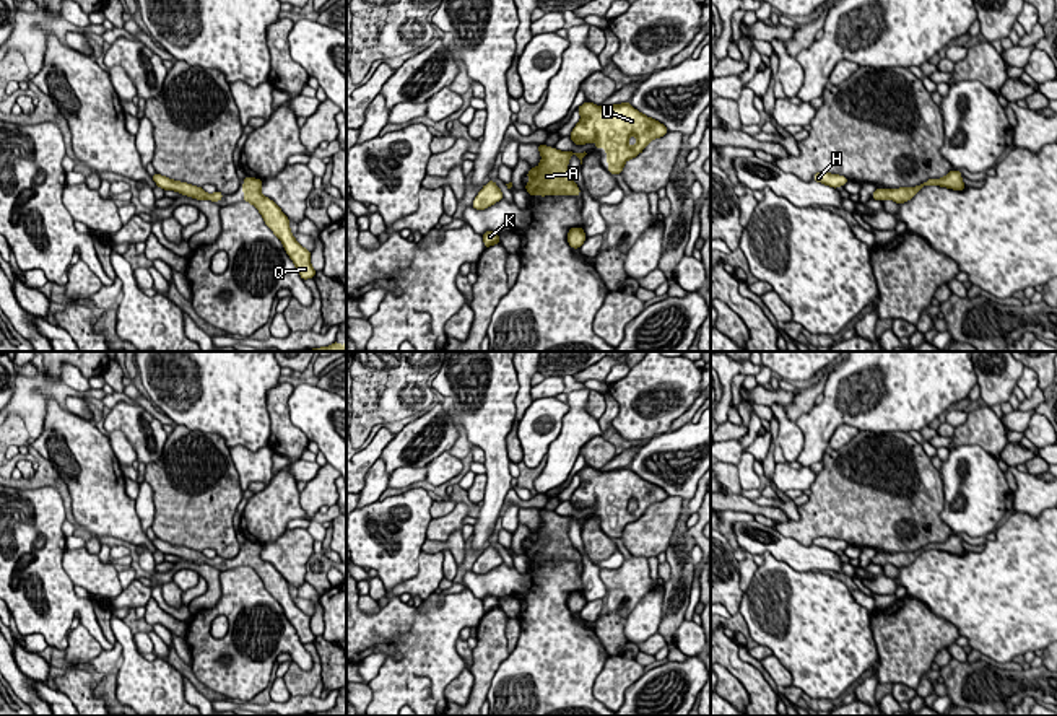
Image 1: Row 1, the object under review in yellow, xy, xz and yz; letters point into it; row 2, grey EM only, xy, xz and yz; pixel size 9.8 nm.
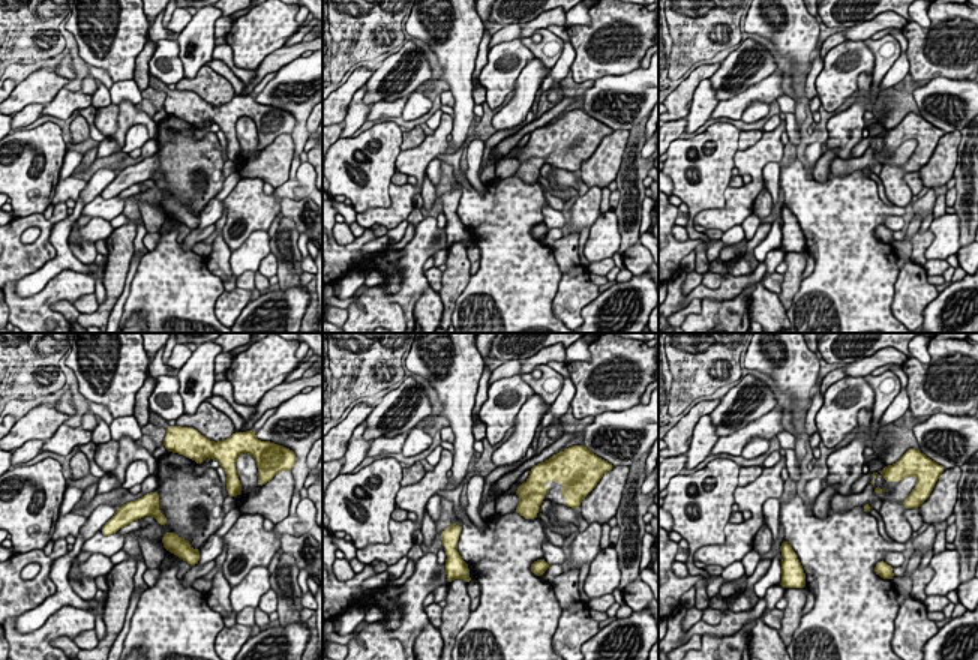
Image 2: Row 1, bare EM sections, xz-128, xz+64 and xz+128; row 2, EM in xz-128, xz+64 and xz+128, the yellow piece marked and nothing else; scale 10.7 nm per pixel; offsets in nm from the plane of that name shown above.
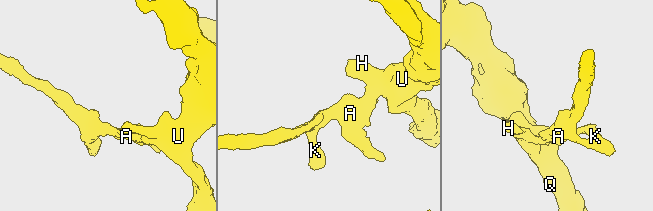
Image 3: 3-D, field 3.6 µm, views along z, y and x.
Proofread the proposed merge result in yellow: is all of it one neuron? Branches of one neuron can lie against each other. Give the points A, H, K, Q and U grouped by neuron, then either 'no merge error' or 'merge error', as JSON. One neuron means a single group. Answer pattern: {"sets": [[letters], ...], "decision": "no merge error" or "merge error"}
{"sets": [["A", "H", "K", "Q", "U"]], "decision": "no merge error"}

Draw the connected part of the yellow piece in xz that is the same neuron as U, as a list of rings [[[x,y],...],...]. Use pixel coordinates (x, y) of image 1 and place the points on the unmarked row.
[[[584,467],[577,472],[581,485],[571,496],[576,509],[595,506],[605,513],[608,537],[621,539],[628,524],[636,522],[654,504],[668,498],[655,483],[636,475],[629,467],[600,472]]]

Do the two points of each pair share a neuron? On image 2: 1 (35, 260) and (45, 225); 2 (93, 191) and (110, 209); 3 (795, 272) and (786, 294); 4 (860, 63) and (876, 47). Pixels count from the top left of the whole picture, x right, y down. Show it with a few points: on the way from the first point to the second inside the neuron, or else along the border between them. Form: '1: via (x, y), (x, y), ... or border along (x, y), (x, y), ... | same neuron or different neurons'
1: via (41, 251), (45, 234) | same neuron
2: border along (99, 194), (84, 206) | different neurons
3: via (792, 278), (789, 288) | same neuron
4: border along (863, 41), (873, 56), (873, 74) | different neurons

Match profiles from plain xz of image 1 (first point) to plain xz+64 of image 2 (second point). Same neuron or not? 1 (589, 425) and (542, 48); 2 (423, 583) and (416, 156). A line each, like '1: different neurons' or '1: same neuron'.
1: different neurons
2: same neuron

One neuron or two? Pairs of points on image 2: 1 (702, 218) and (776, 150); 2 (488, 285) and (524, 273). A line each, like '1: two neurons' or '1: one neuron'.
1: one neuron
2: one neuron

